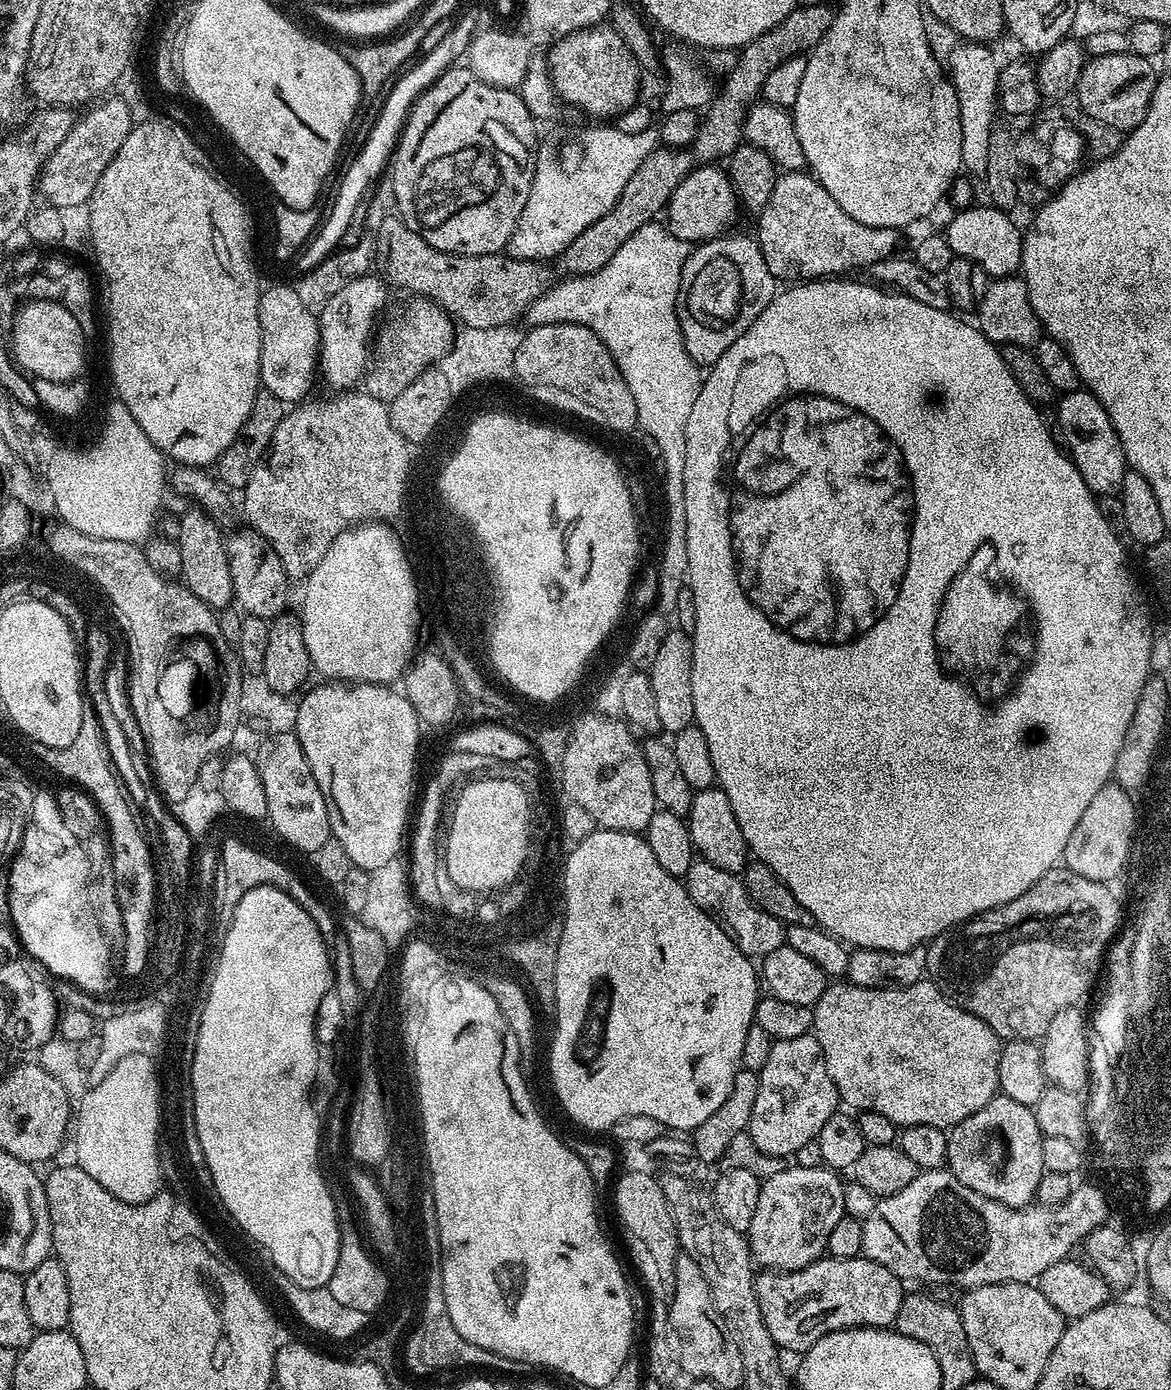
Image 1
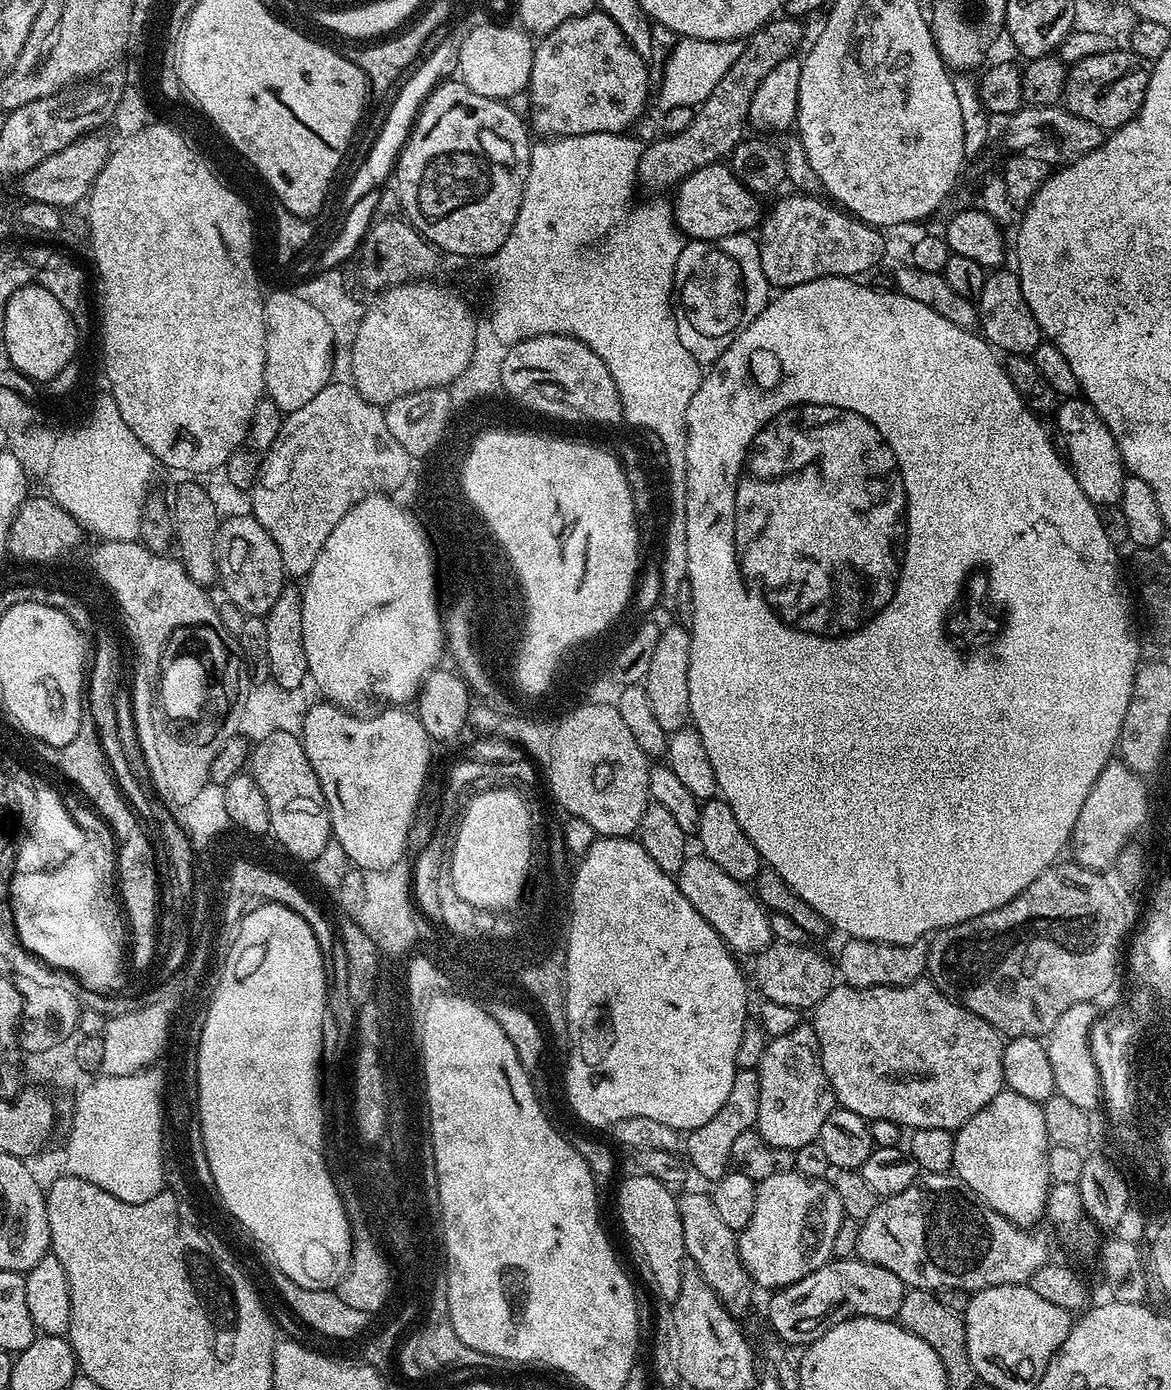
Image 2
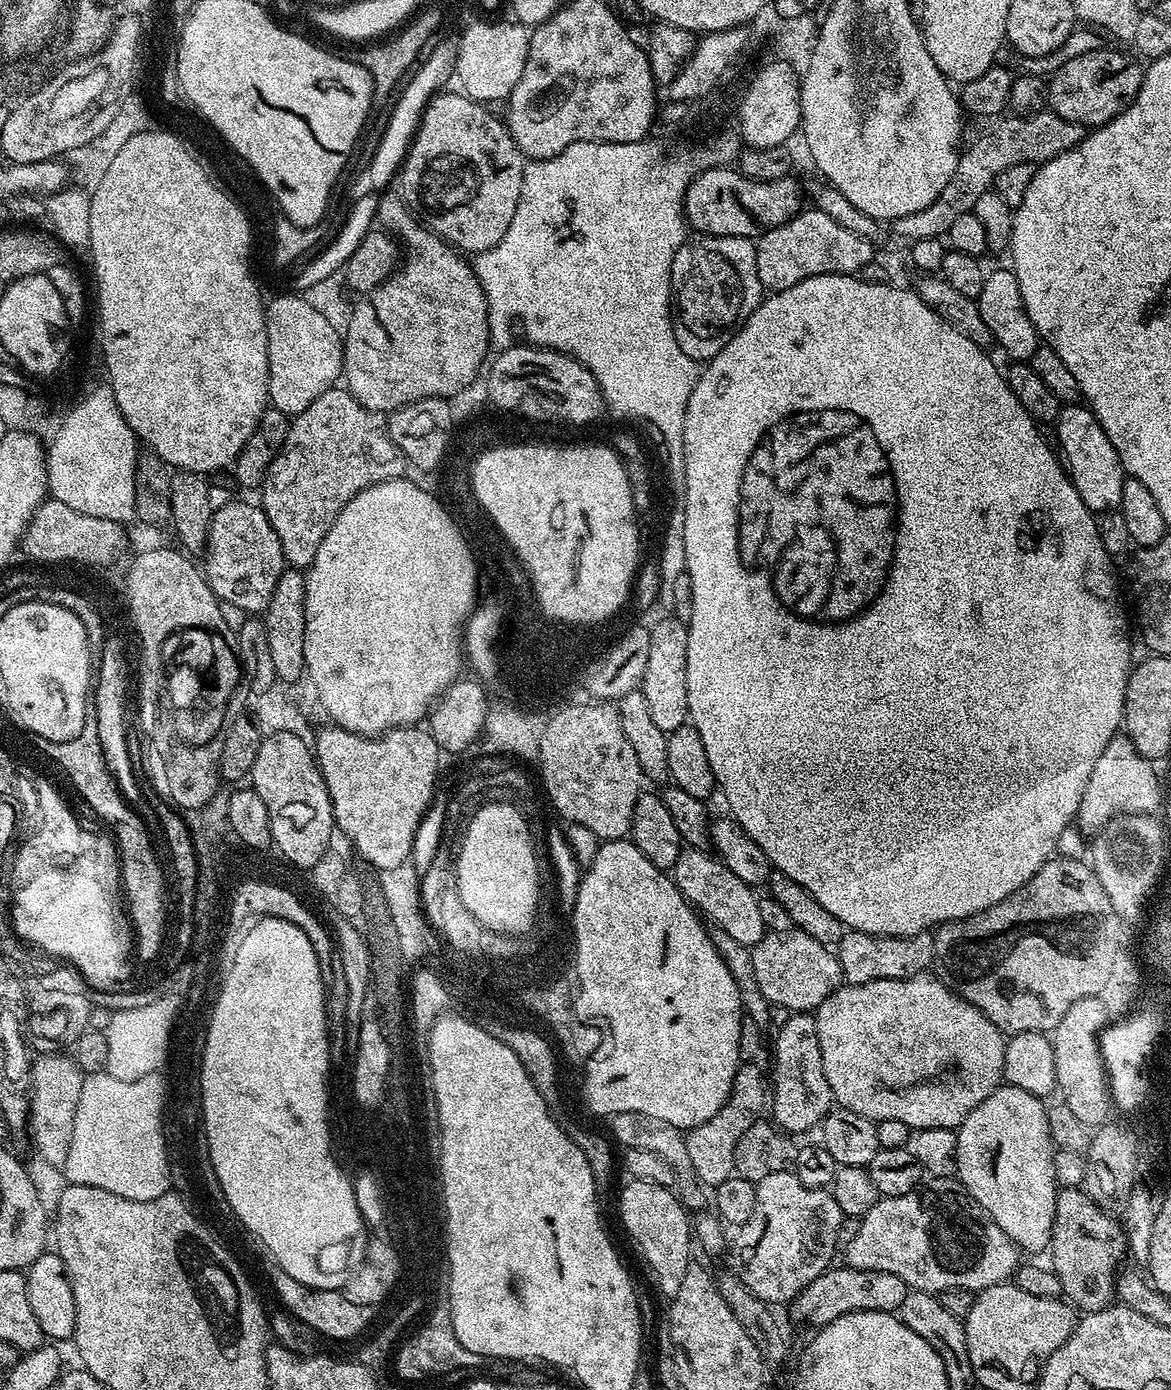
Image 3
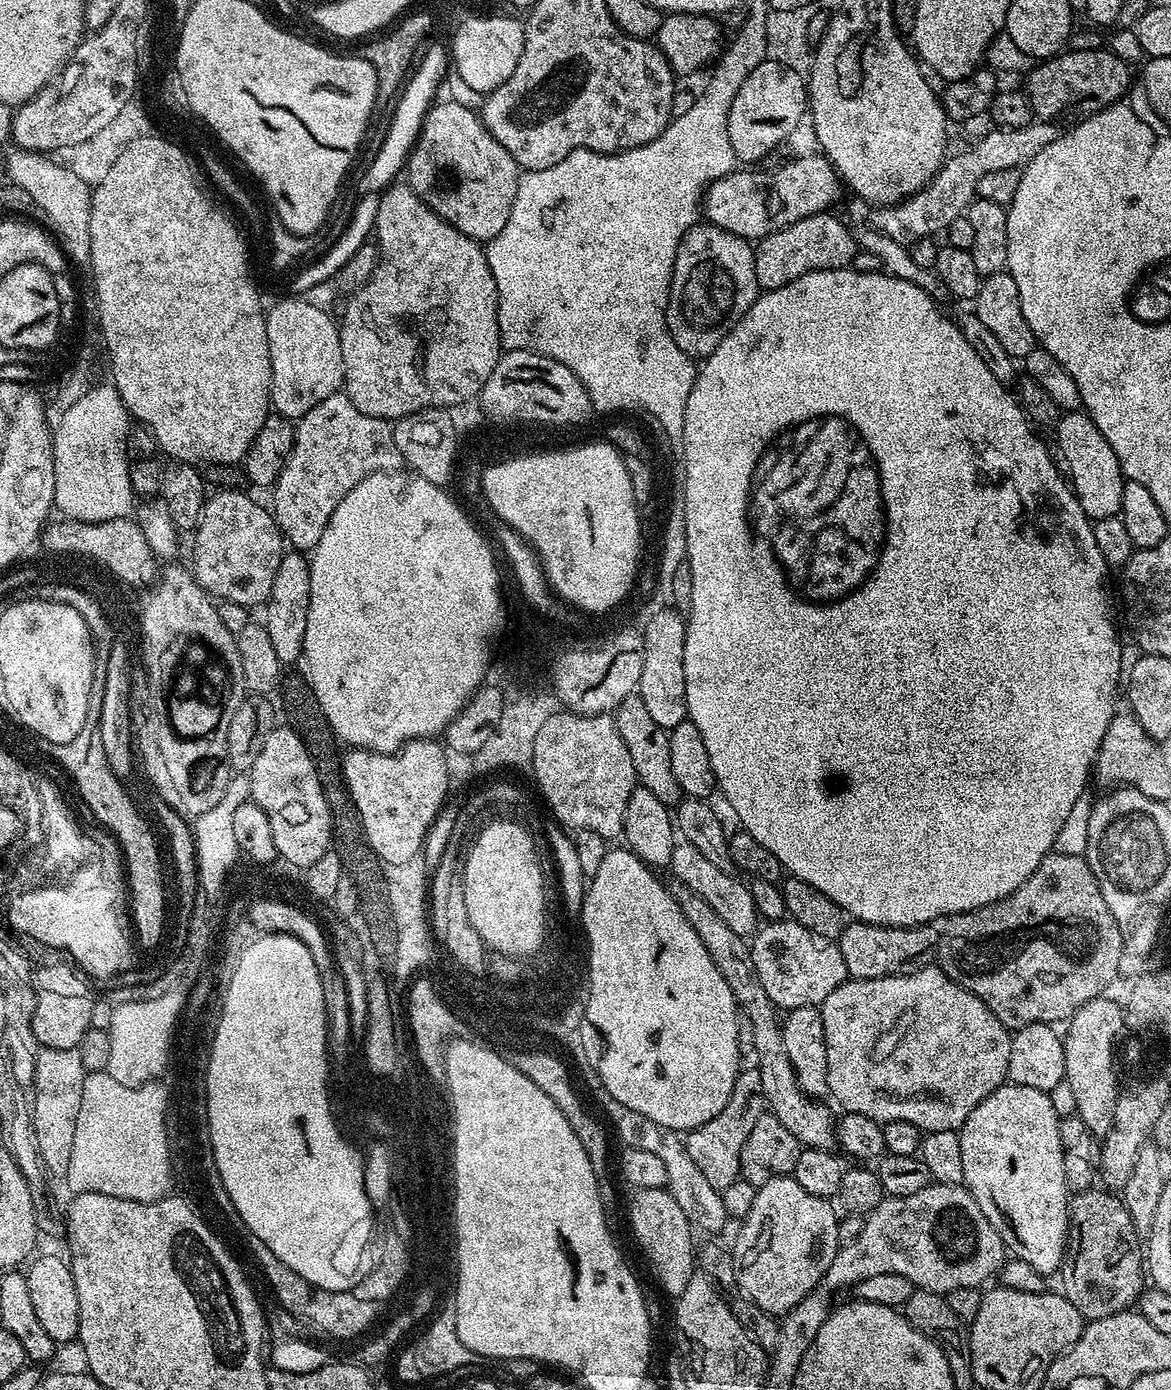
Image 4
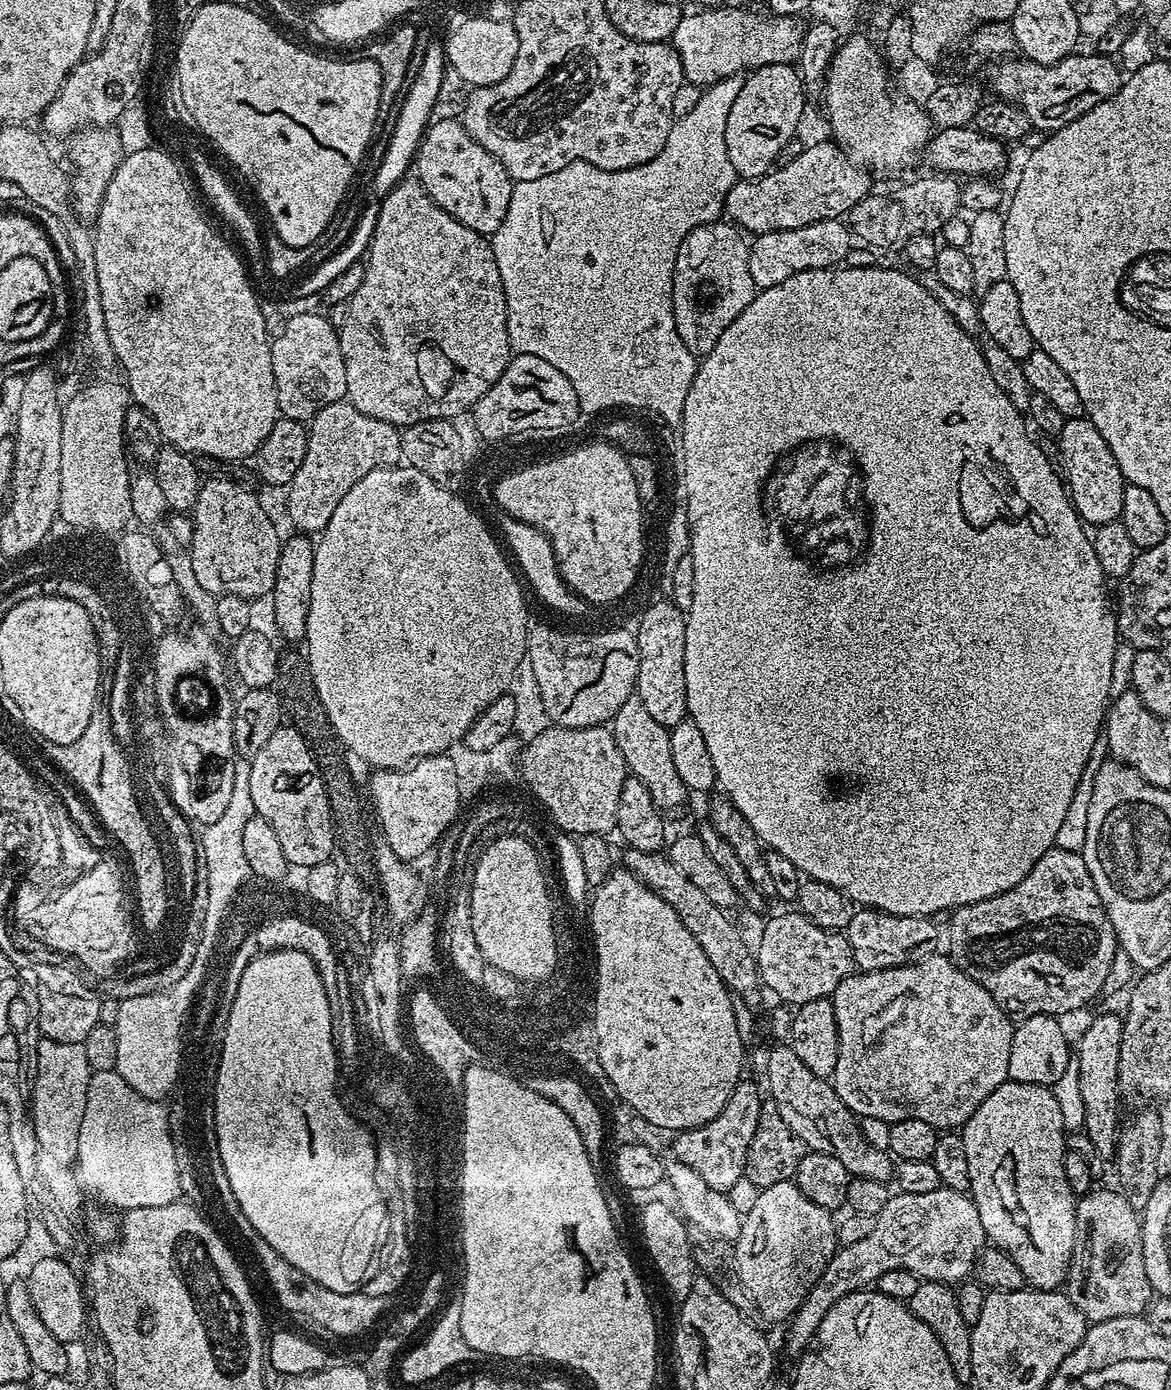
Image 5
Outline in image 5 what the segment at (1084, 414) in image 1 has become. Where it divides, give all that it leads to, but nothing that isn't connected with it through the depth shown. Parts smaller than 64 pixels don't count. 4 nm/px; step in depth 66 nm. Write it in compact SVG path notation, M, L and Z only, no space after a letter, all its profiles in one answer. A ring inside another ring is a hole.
M1068 418L1065 425L1062 426L1062 430L1058 437L1058 443L1060 443L1060 464L1058 460L1058 468L1062 473L1062 479L1067 487L1069 496L1072 497L1072 505L1076 508L1076 513L1080 515L1081 520L1085 525L1095 526L1097 524L1109 524L1115 520L1119 520L1122 514L1122 494L1124 493L1125 479L1122 474L1122 470L1118 470L1118 462L1114 458L1114 454L1110 454L1110 446L1106 446L1106 438L1102 438L1102 434L1098 434L1098 430L1094 426L1094 422L1090 422L1086 418Z

